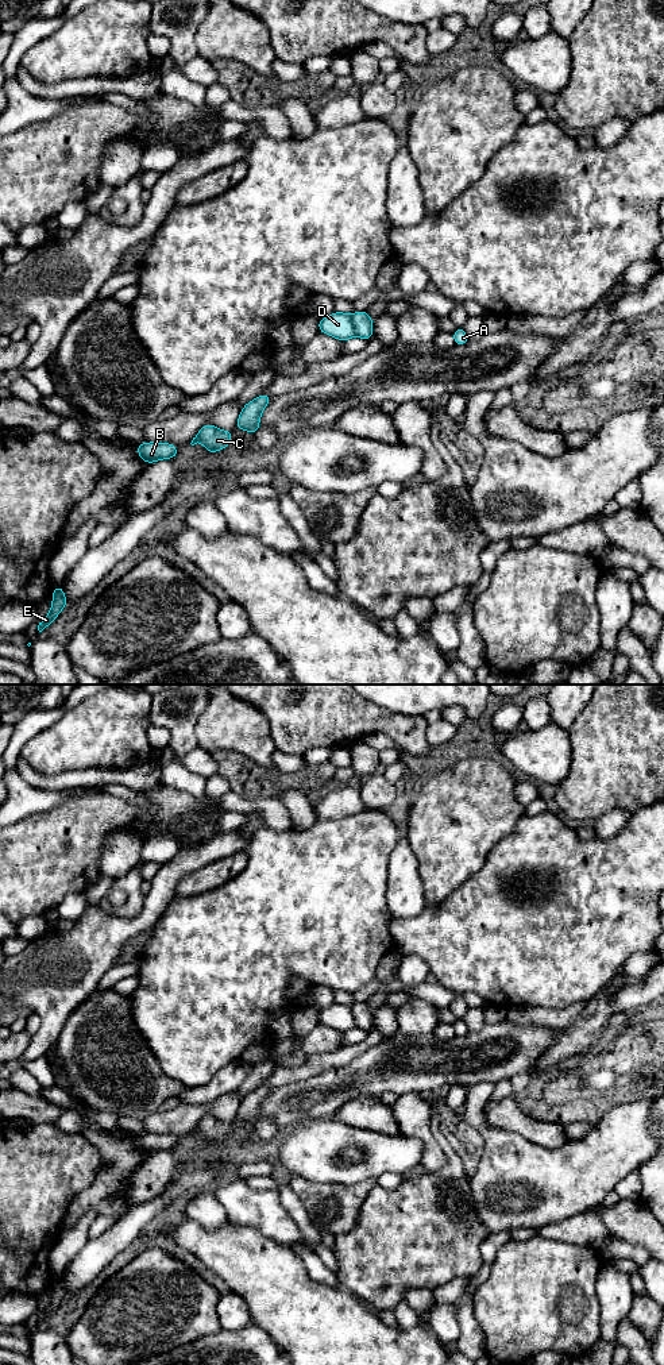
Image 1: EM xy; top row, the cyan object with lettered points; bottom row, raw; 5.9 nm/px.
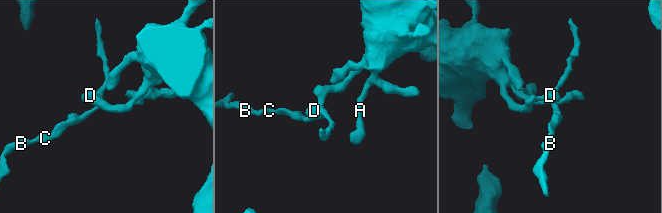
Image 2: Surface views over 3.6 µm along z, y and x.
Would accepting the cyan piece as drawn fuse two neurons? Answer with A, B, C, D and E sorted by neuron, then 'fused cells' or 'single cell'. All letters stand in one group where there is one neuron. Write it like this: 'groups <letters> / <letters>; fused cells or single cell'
groups A D / B C E; fused cells

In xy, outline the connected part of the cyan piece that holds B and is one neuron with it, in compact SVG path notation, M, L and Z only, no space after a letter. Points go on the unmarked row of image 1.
M143 1134L136 1138L139 1148L146 1154L154 1154L161 1150L171 1150L177 1148L178 1140L170 1134Z

